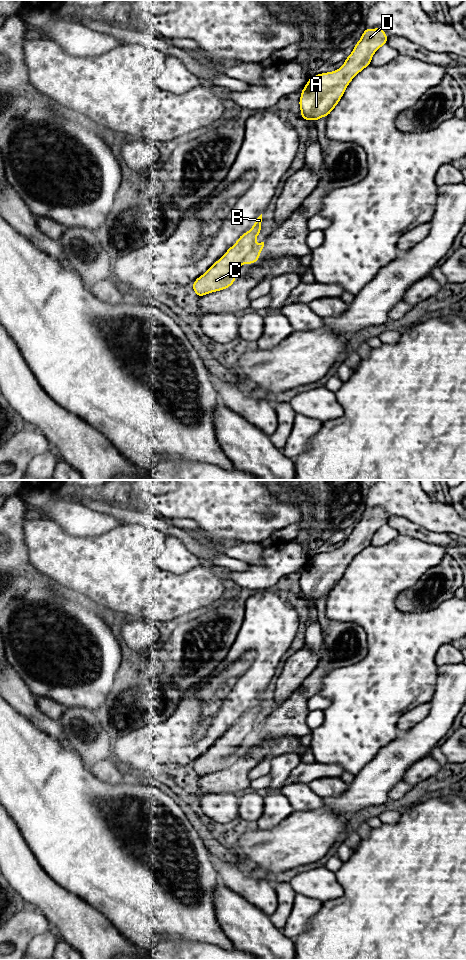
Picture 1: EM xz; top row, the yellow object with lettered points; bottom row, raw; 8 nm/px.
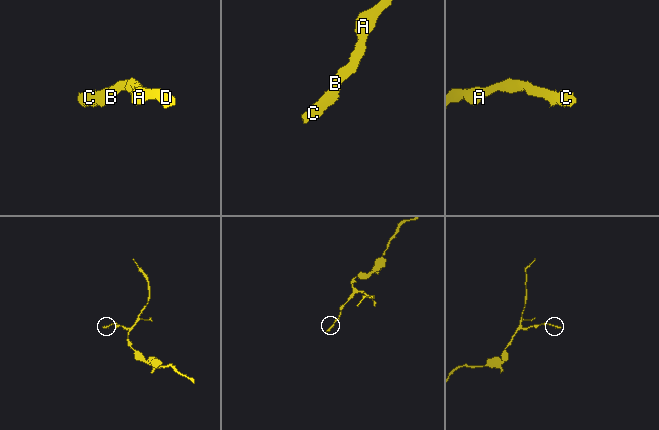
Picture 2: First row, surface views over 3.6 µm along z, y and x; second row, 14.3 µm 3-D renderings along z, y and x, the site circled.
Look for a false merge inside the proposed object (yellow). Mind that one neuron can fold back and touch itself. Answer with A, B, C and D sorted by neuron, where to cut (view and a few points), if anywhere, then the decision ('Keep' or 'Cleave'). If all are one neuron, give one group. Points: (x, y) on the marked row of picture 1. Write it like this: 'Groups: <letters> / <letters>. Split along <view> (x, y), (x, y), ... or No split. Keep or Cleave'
Groups: A B C D. No split. Keep

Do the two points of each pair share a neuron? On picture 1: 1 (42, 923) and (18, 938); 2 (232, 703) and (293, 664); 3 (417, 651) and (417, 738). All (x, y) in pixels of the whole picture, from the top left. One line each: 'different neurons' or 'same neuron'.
1: same neuron
2: different neurons
3: different neurons

